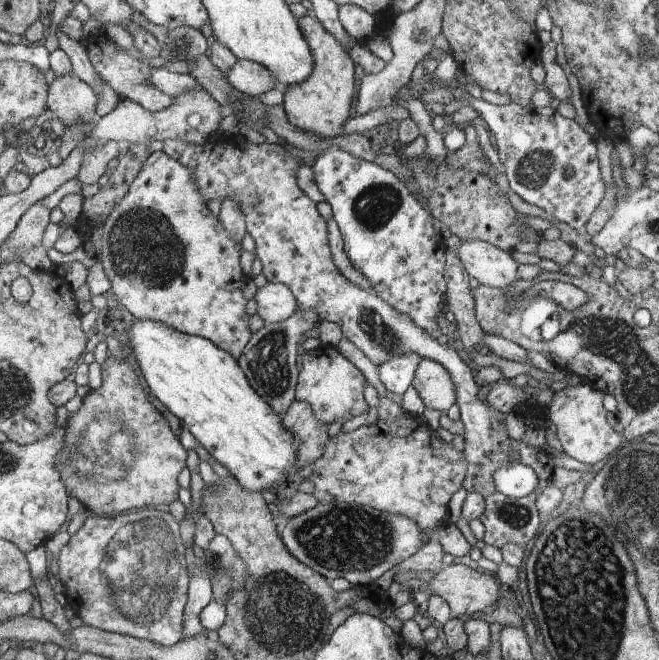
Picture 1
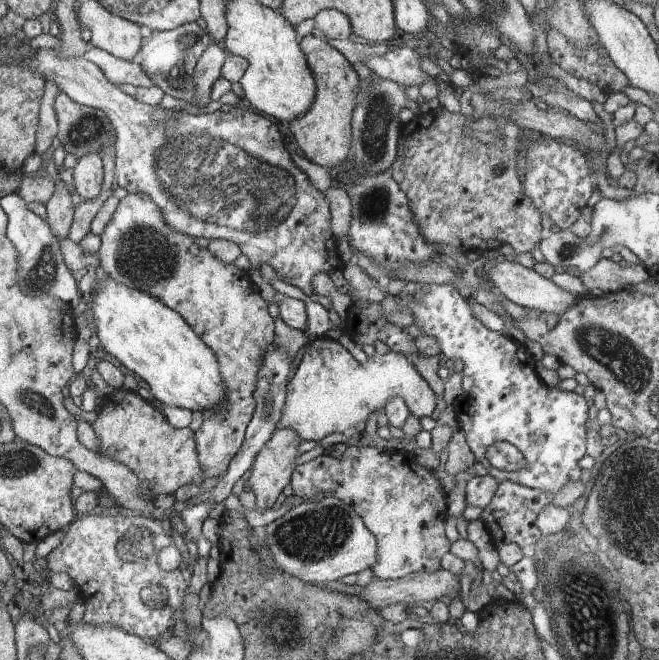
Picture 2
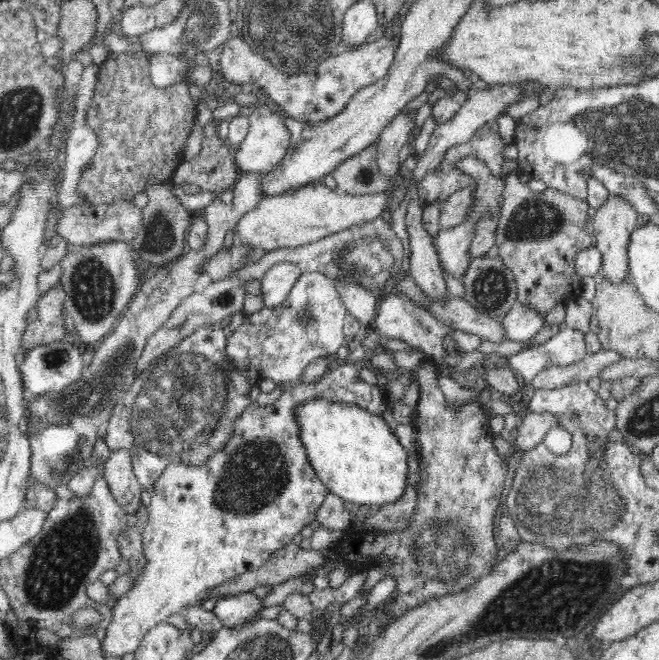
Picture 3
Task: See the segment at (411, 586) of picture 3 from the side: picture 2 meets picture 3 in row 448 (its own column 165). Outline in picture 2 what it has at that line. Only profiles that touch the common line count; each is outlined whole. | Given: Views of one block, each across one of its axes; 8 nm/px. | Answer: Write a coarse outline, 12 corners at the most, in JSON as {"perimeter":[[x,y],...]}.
{"perimeter":[[138,390],[104,397],[98,452],[146,499],[203,482],[195,434]]}

